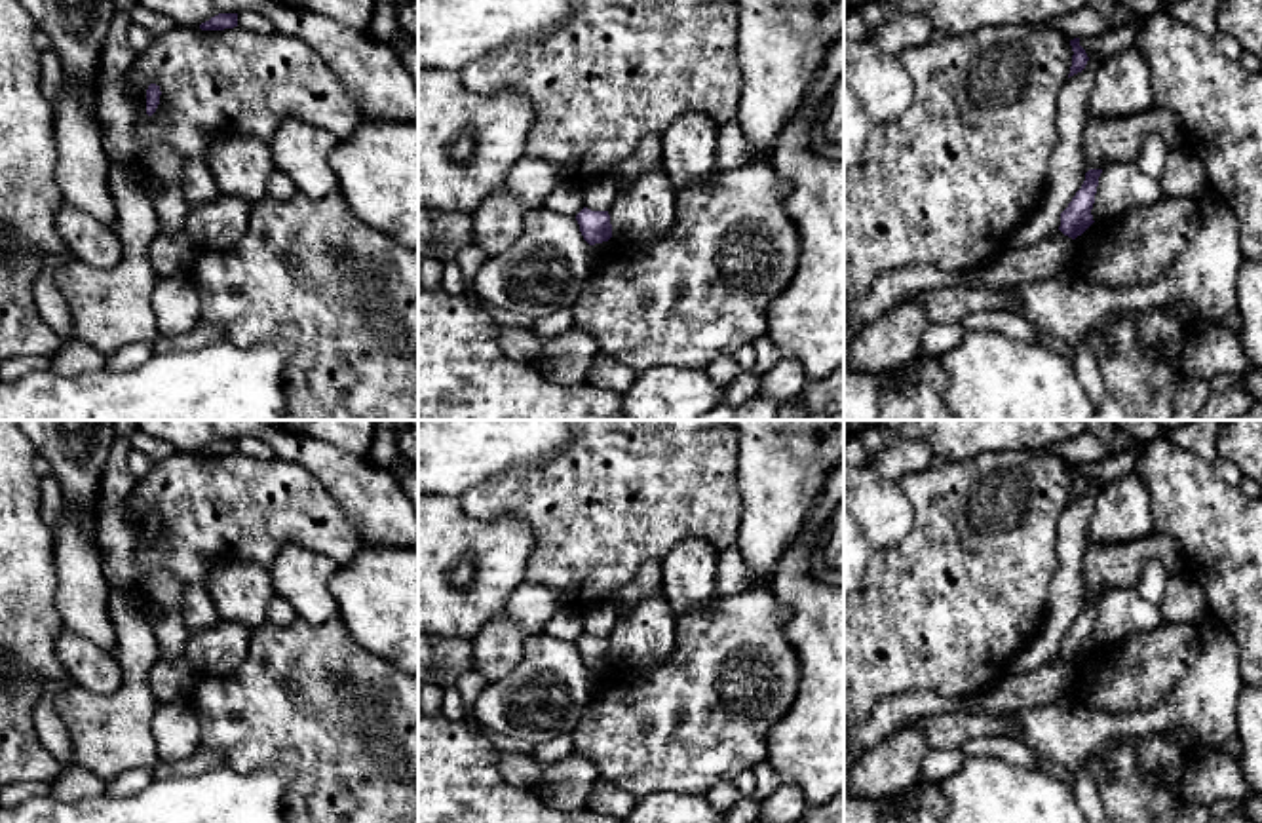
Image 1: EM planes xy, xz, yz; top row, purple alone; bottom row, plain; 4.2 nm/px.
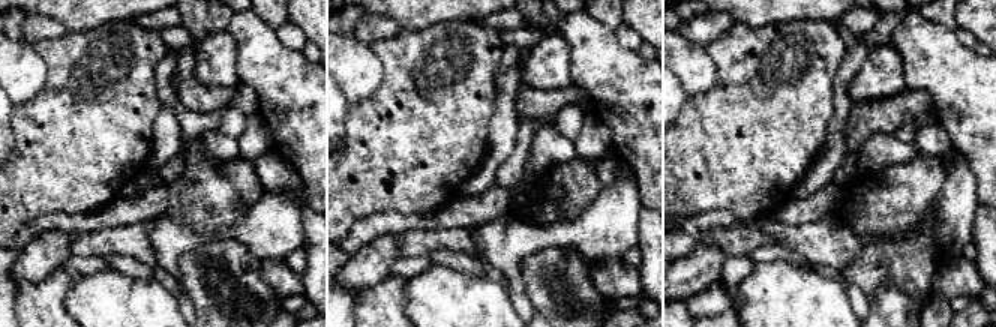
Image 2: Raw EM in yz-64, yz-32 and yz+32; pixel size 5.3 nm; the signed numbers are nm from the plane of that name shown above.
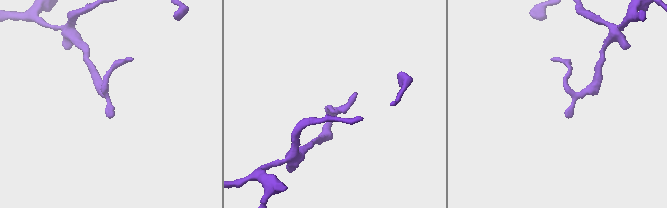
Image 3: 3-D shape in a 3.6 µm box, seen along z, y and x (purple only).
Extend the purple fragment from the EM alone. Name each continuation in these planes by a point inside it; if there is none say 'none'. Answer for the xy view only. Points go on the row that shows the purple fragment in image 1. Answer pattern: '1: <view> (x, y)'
none

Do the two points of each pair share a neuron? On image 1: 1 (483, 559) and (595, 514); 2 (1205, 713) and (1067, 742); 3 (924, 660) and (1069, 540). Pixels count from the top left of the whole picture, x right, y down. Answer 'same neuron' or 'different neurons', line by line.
1: different neurons
2: same neuron
3: different neurons

